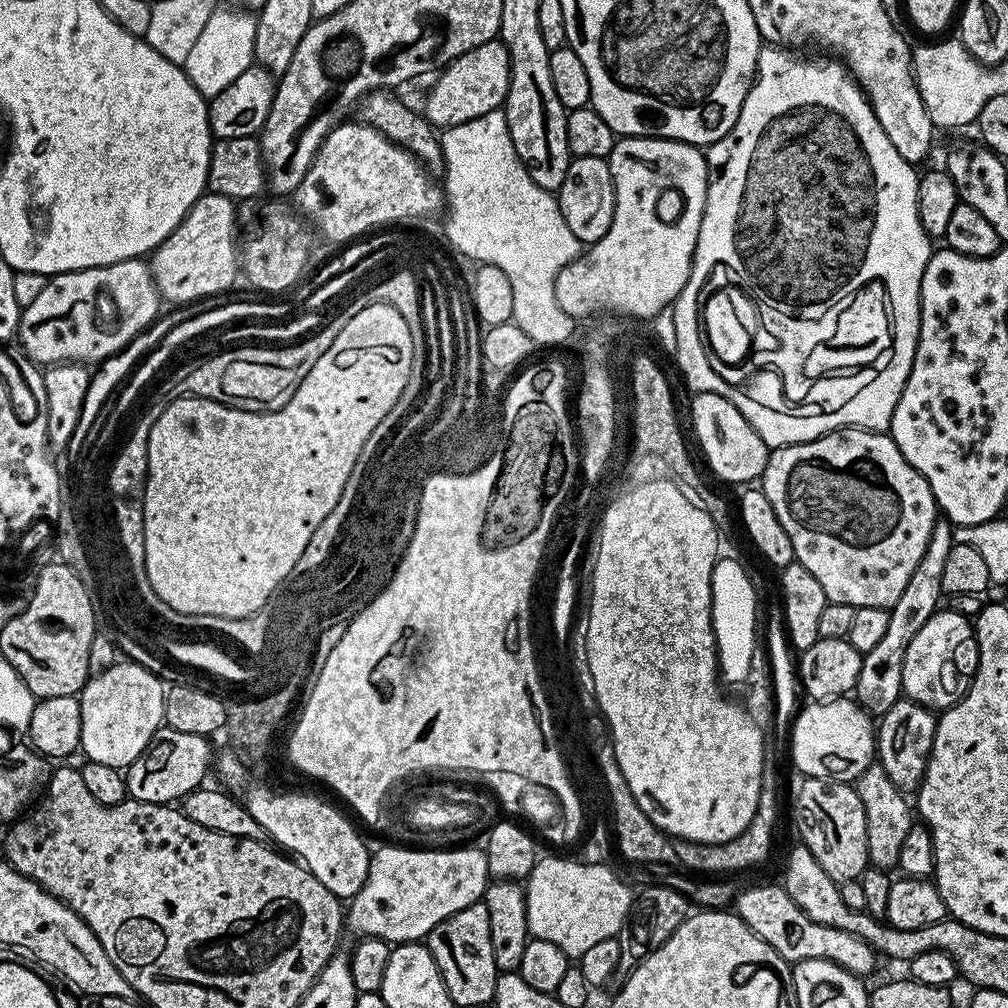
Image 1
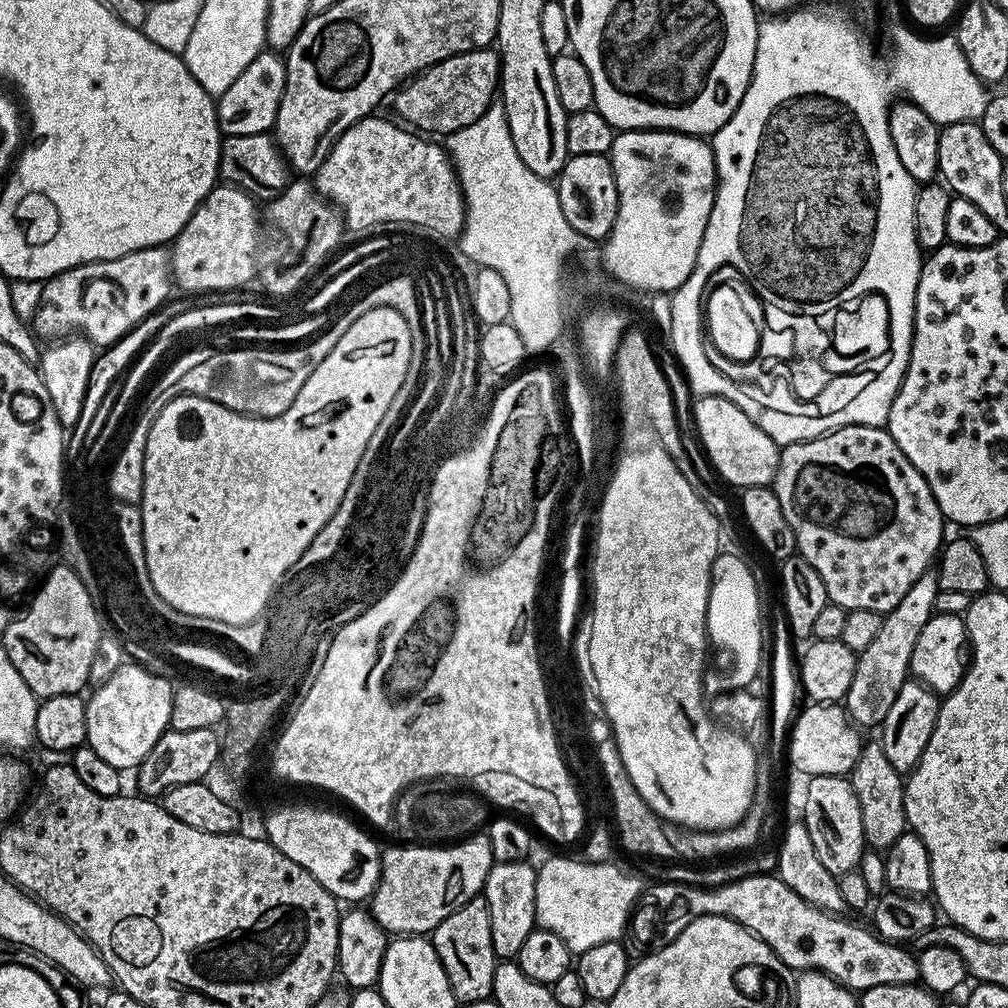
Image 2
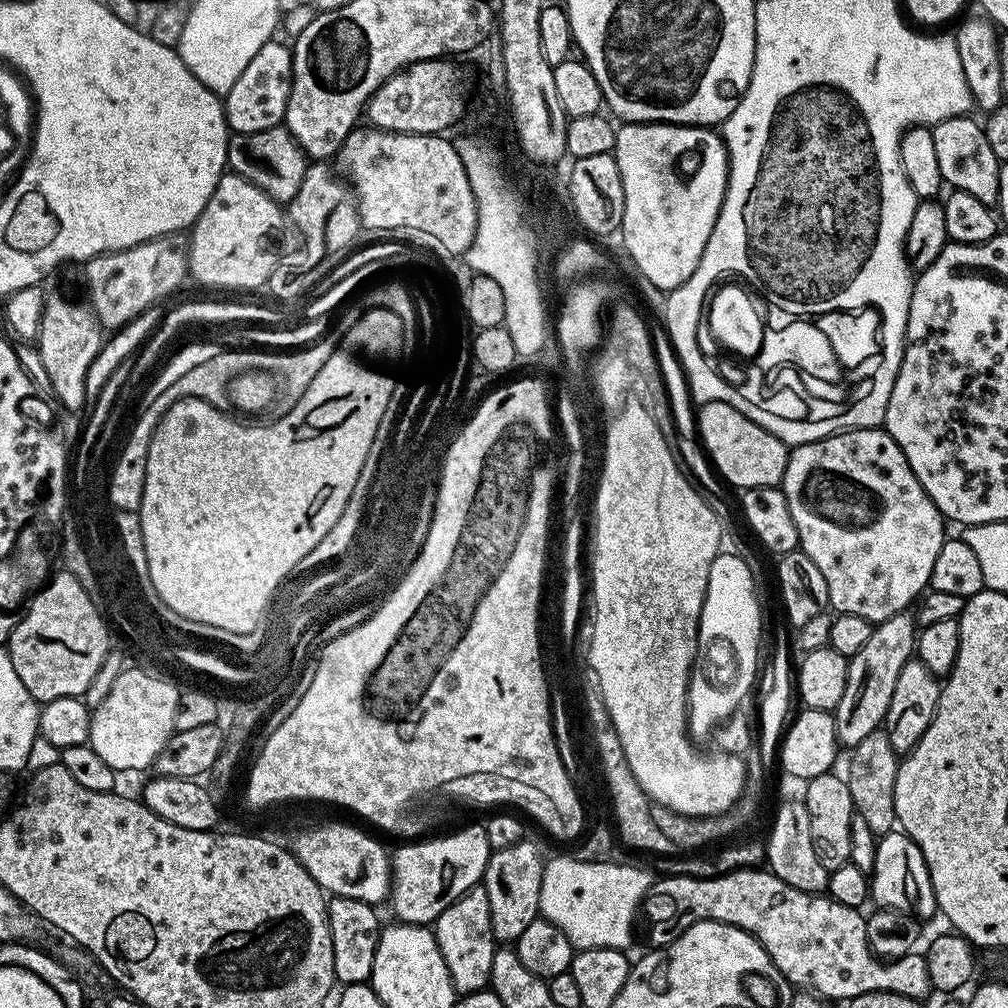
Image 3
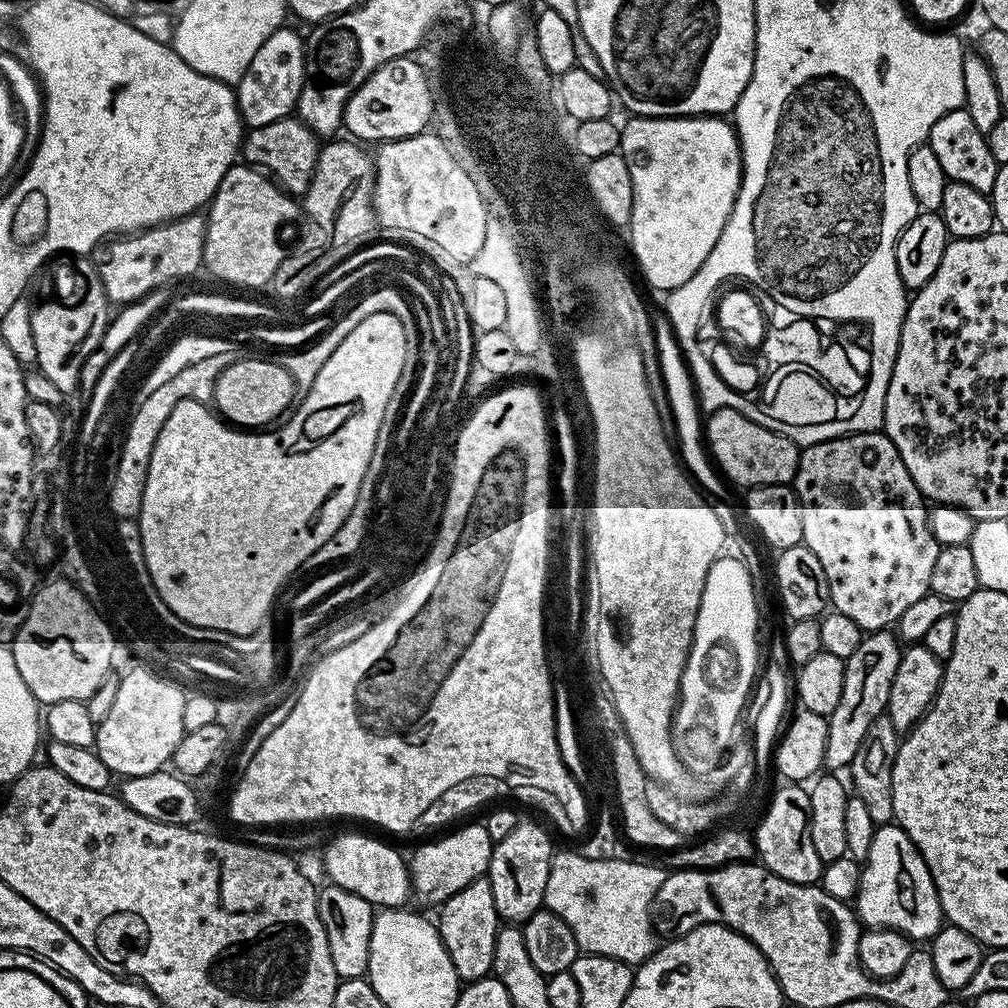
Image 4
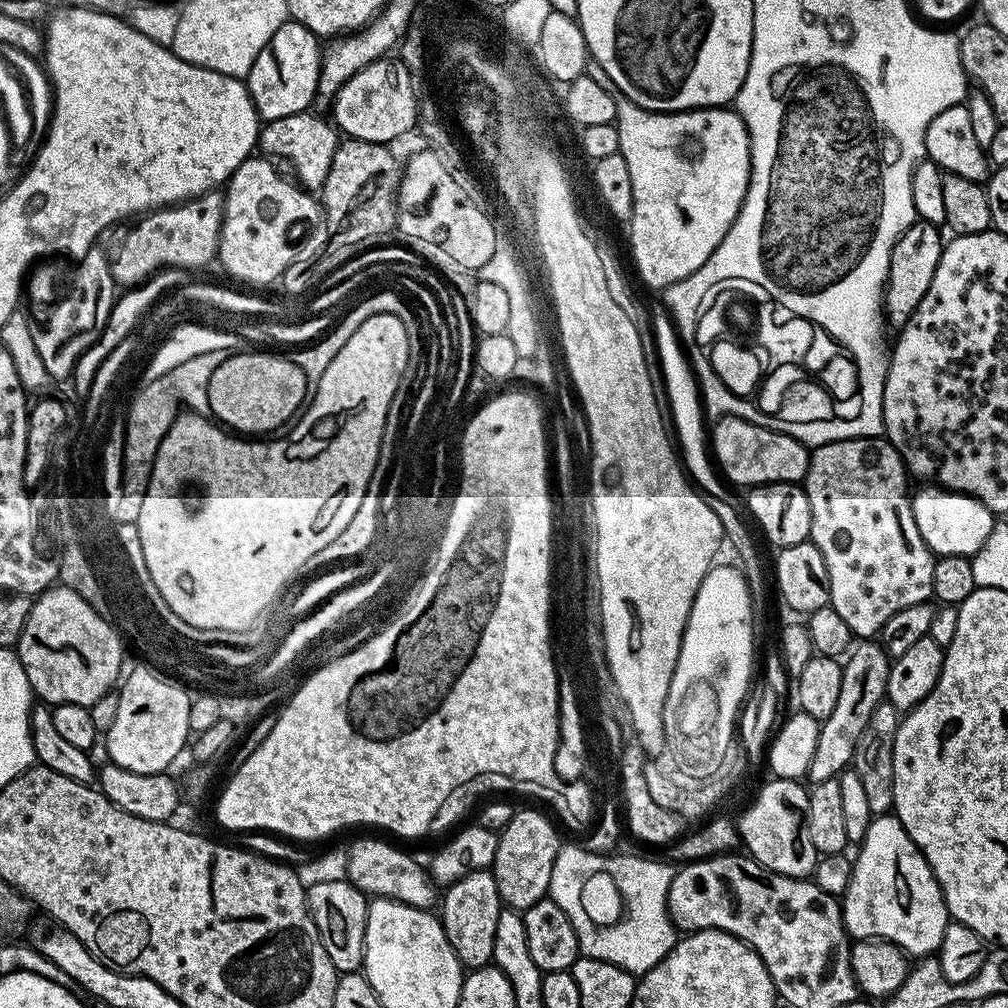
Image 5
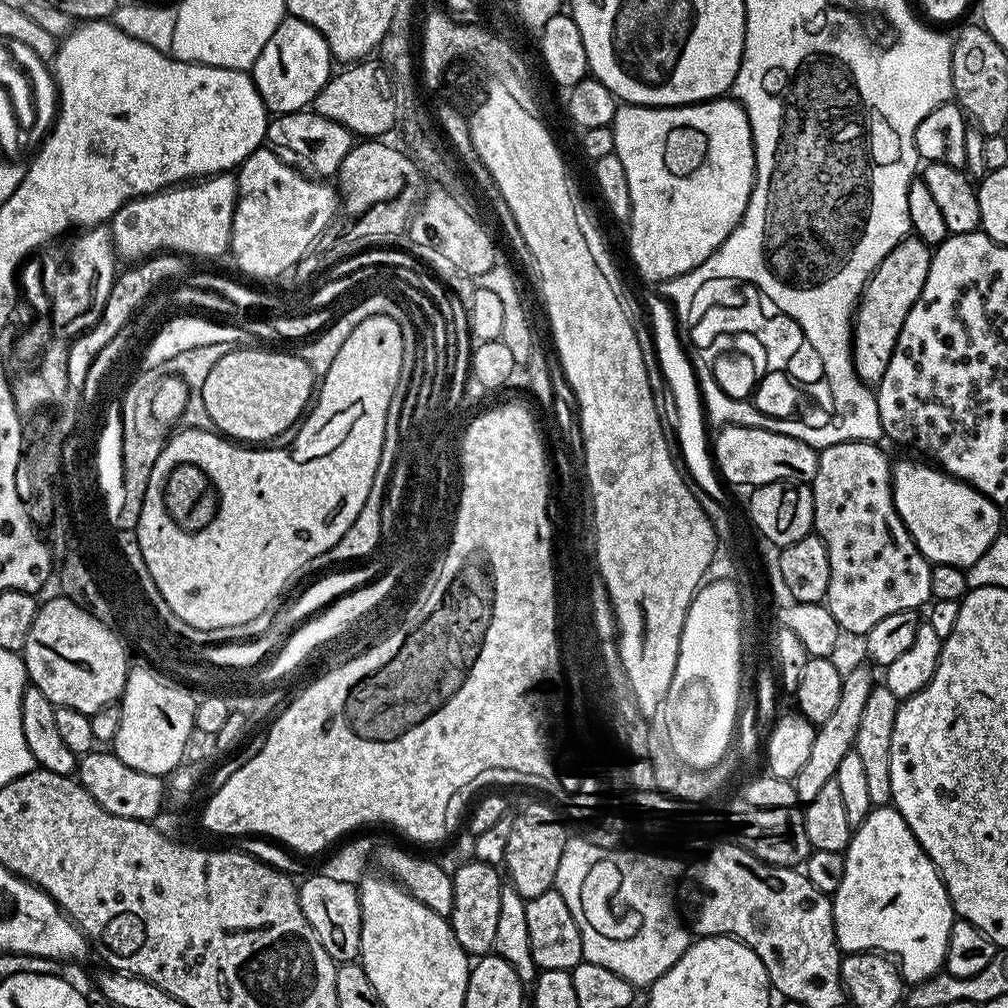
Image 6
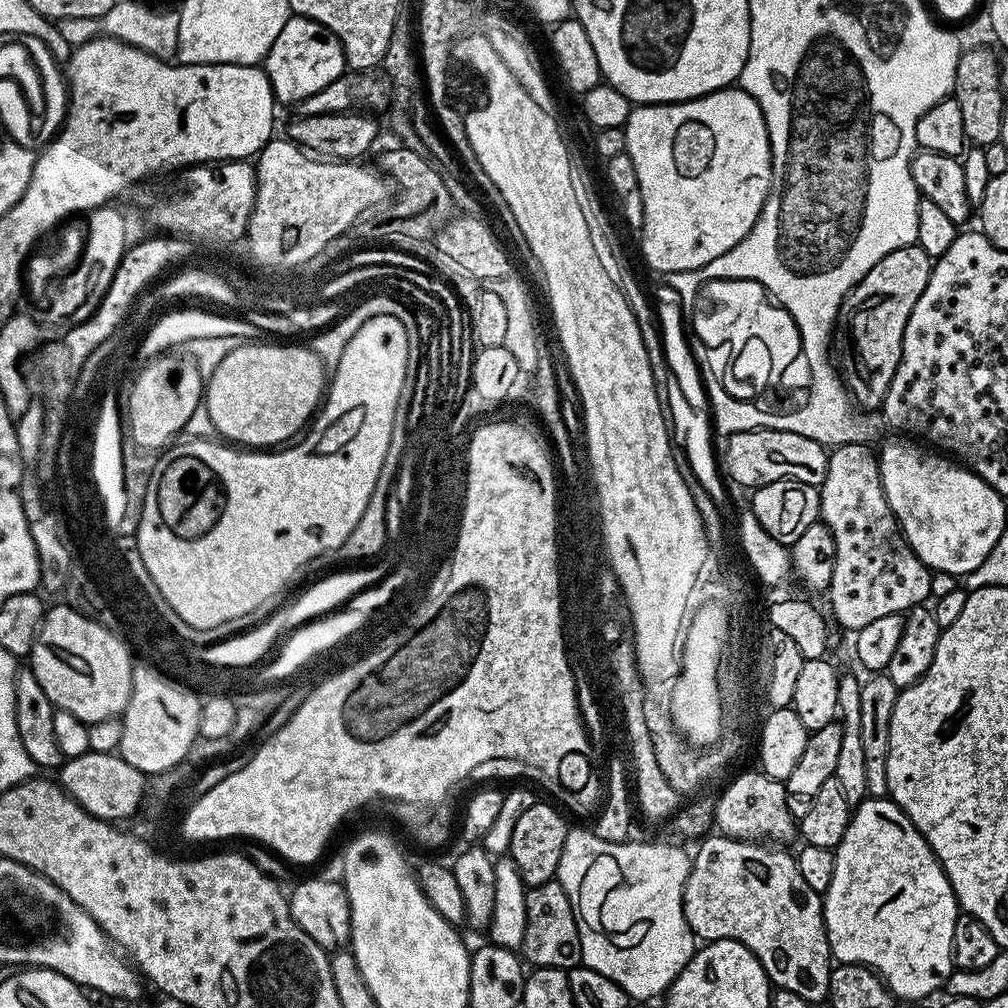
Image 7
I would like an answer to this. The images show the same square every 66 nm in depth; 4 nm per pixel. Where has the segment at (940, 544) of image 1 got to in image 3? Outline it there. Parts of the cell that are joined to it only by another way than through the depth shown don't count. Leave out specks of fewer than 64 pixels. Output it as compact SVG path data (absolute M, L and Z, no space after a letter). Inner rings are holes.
M911 611L894 614L894 618L886 618L875 625L866 641L866 646L858 650L848 661L848 677L846 691L842 694L842 702L834 709L836 717L836 738L845 749L851 750L862 742L862 738L874 734L883 725L886 714L890 710L890 698L894 698L894 686L898 683L898 674L902 674L902 666L913 659L918 639L916 617Z

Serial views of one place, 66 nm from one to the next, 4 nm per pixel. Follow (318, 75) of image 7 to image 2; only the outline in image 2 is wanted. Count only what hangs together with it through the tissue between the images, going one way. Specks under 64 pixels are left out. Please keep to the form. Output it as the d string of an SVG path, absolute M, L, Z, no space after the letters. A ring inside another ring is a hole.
M265 50L238 74L238 79L230 85L216 100L216 117L218 126L224 136L234 134L271 133L276 126L278 106L282 102L282 94L286 86L286 70L284 60L275 51Z

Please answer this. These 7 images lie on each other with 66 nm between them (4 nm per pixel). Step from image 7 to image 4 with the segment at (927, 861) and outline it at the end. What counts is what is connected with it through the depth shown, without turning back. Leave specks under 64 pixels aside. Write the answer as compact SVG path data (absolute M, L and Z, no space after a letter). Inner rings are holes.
M895 823L877 827L870 842L870 854L863 860L860 870L860 888L856 892L854 911L861 925L868 928L892 928L913 942L931 941L945 923L944 912L940 909L940 899L936 893L936 883L932 880L930 870L912 839Z

